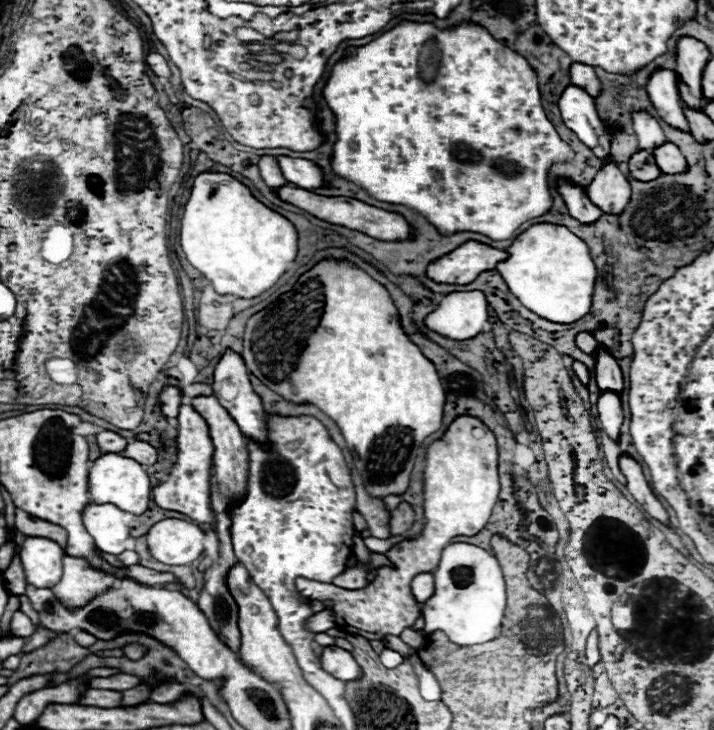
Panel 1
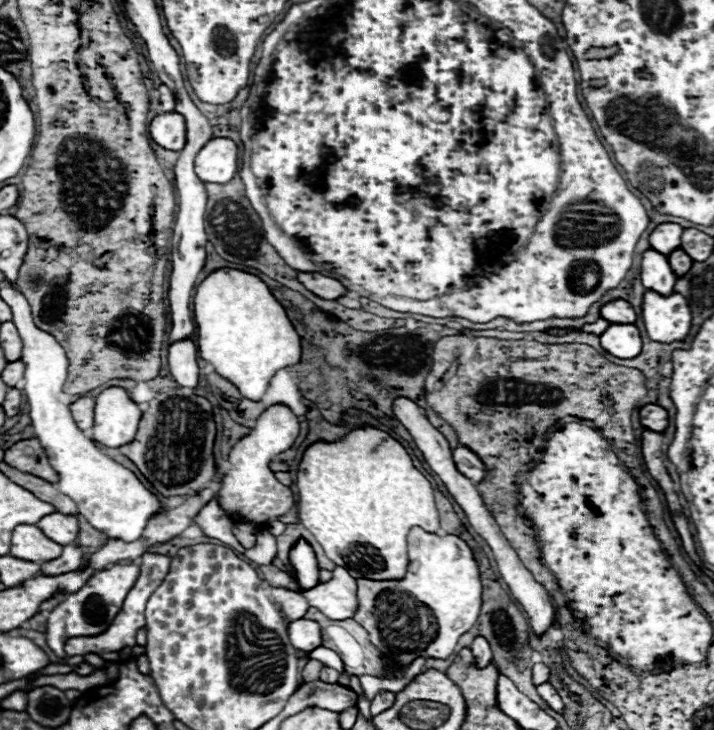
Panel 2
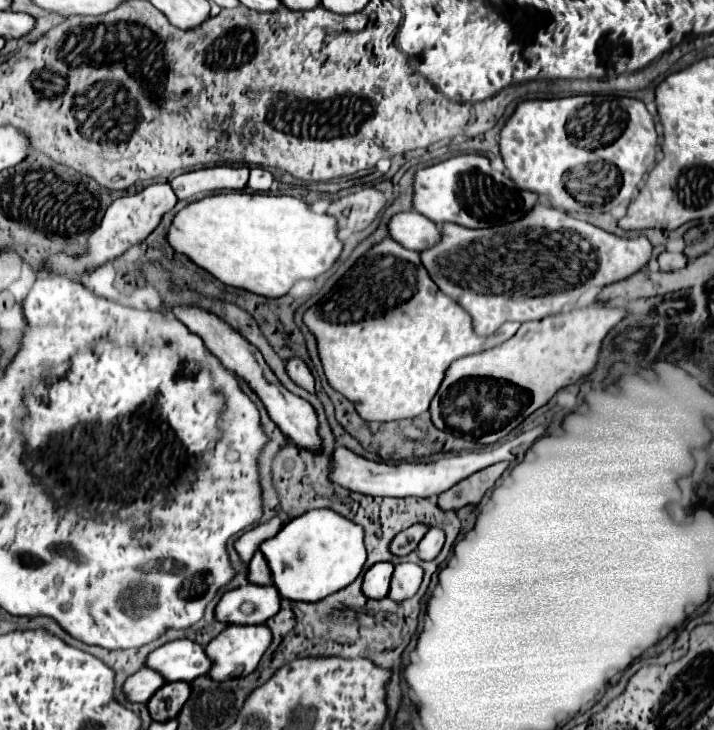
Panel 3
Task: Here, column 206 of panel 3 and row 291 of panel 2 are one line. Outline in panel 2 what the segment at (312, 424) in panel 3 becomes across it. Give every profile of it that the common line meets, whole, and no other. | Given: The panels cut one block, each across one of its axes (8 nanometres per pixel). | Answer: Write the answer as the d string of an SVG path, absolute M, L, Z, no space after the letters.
M300 272L298 280L300 280L308 290L312 290L316 296L320 296L320 298L336 300L336 298L348 294L348 290L342 286L342 282L338 282L338 280L334 280L334 278L328 278L328 276L322 276L322 274Z

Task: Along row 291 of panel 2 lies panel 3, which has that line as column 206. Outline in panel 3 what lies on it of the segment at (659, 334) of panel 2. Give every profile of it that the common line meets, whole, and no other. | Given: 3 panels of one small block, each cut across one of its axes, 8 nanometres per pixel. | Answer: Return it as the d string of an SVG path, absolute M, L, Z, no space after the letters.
M230 624L226 630L222 630L208 646L206 652L212 658L214 666L208 672L214 680L228 680L236 676L248 676L256 670L260 658L268 650L268 644L272 644L272 630L266 624L256 626L242 626L242 624Z

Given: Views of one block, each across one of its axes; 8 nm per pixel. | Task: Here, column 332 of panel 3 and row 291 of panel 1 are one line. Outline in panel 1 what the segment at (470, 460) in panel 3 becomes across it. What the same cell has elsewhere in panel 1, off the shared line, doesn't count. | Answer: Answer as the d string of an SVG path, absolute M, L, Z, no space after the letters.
M450 292L444 296L440 306L426 316L424 324L452 340L464 340L476 336L486 328L488 322L488 300L484 292Z

